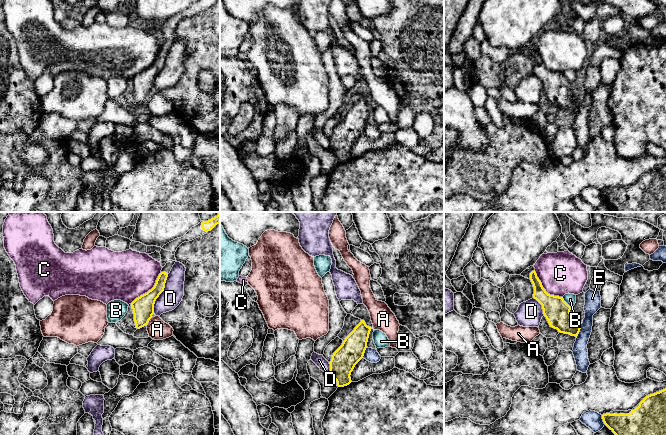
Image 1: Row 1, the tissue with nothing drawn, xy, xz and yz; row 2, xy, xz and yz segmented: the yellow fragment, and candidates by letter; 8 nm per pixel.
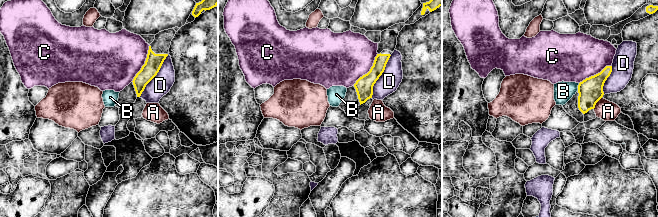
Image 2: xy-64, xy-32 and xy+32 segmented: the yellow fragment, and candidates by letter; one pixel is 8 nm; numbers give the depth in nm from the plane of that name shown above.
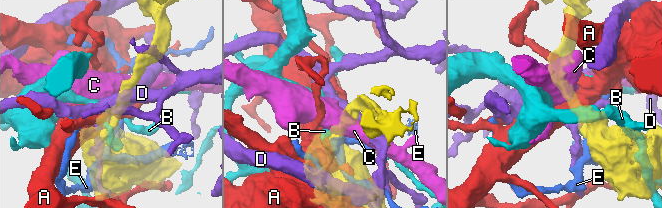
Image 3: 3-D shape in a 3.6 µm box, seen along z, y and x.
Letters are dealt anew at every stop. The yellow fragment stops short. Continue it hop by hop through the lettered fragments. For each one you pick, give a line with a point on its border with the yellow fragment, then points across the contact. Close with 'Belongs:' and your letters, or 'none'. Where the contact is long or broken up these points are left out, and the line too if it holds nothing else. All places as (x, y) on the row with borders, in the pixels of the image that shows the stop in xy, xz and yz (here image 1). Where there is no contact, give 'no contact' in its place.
Belongs: none

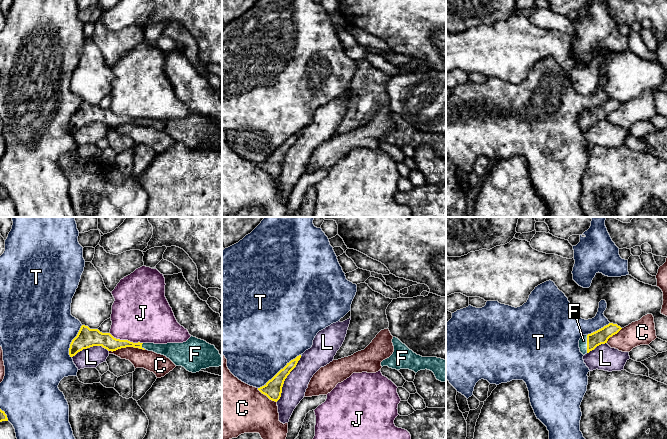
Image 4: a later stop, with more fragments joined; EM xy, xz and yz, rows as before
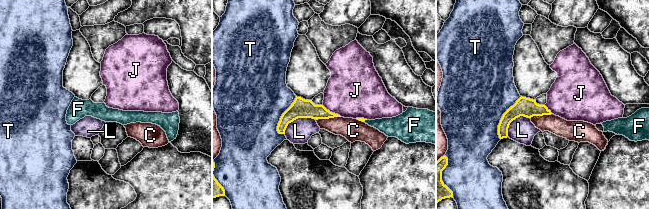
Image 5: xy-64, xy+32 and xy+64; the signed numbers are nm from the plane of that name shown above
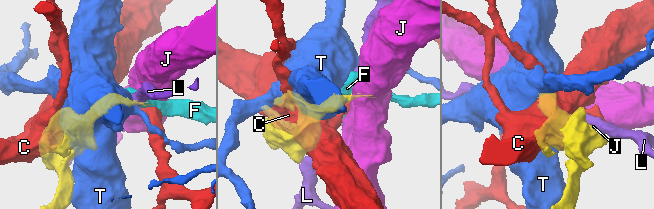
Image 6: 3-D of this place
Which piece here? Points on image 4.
F: yz (587, 344)
Belongs: F

